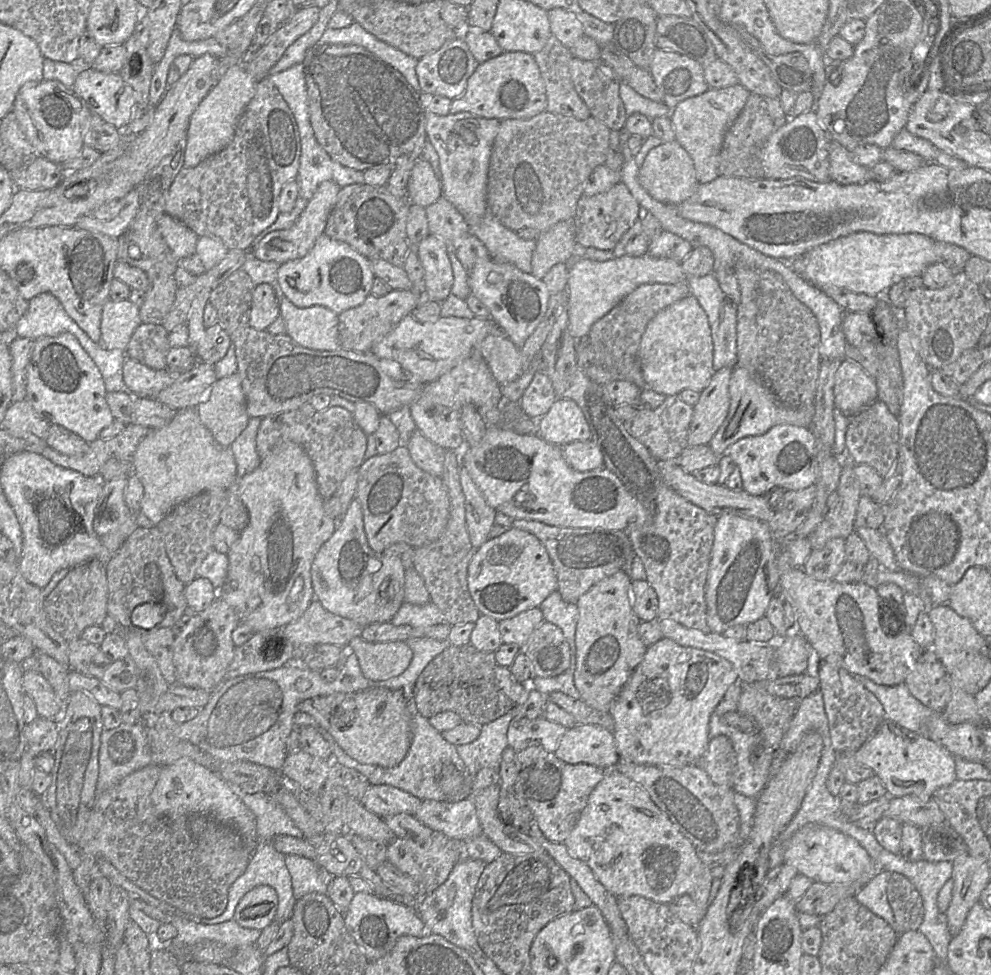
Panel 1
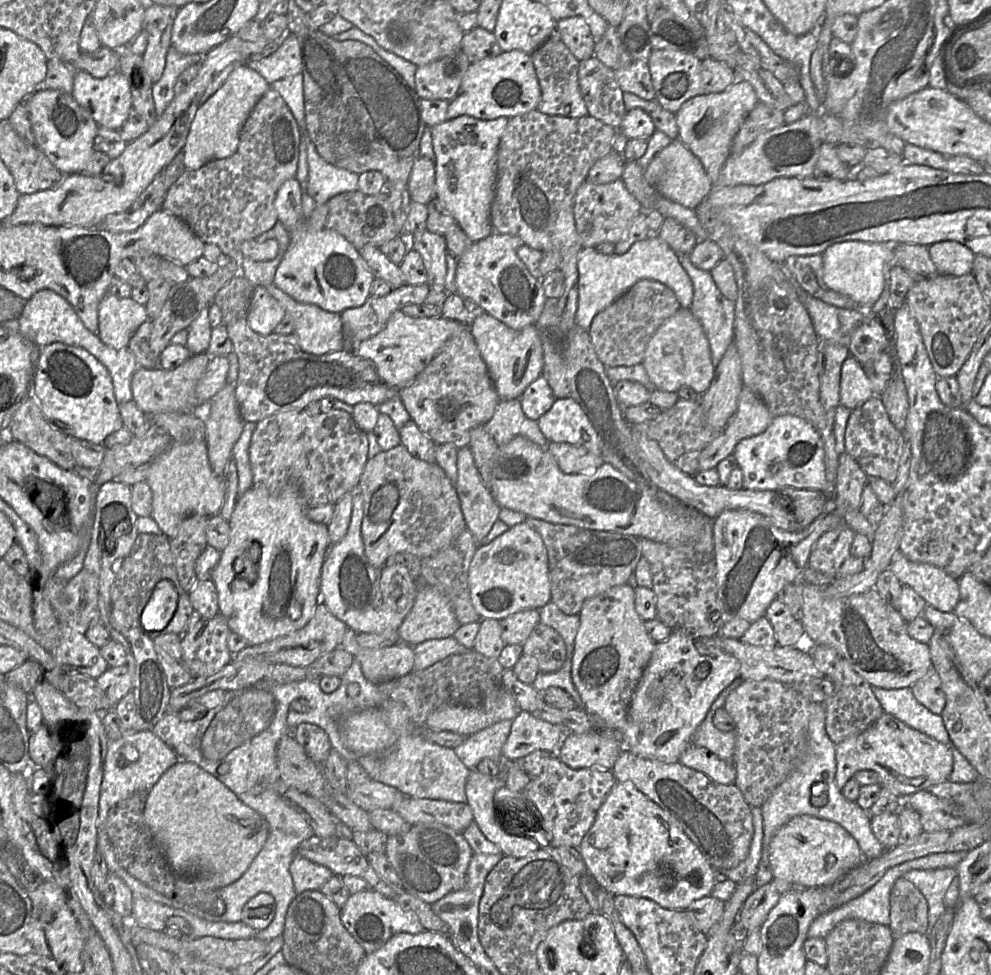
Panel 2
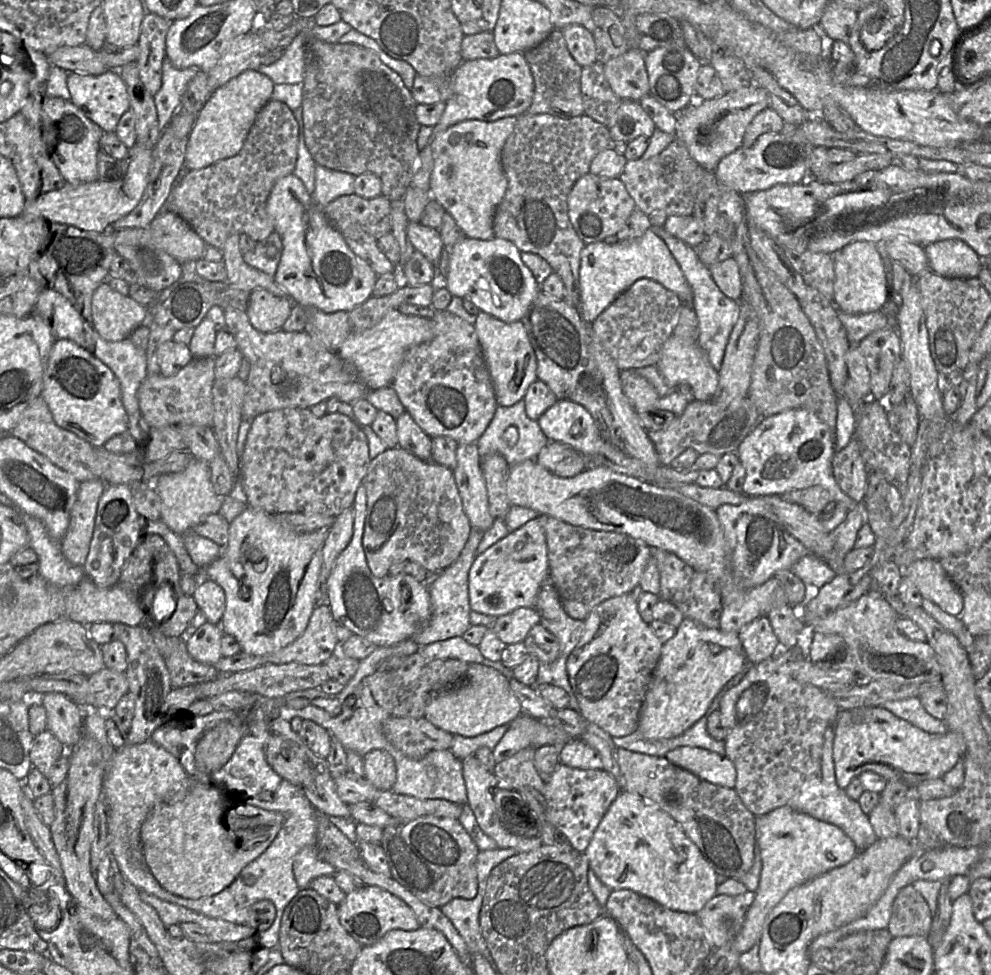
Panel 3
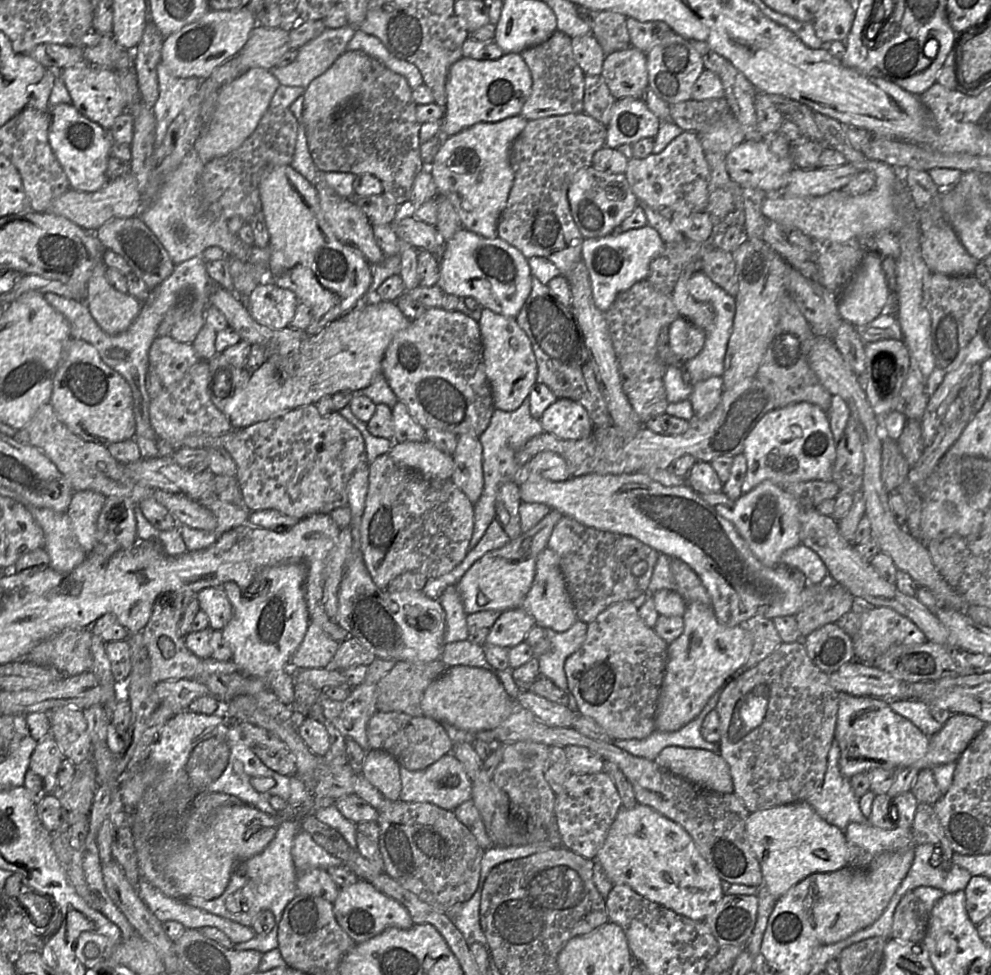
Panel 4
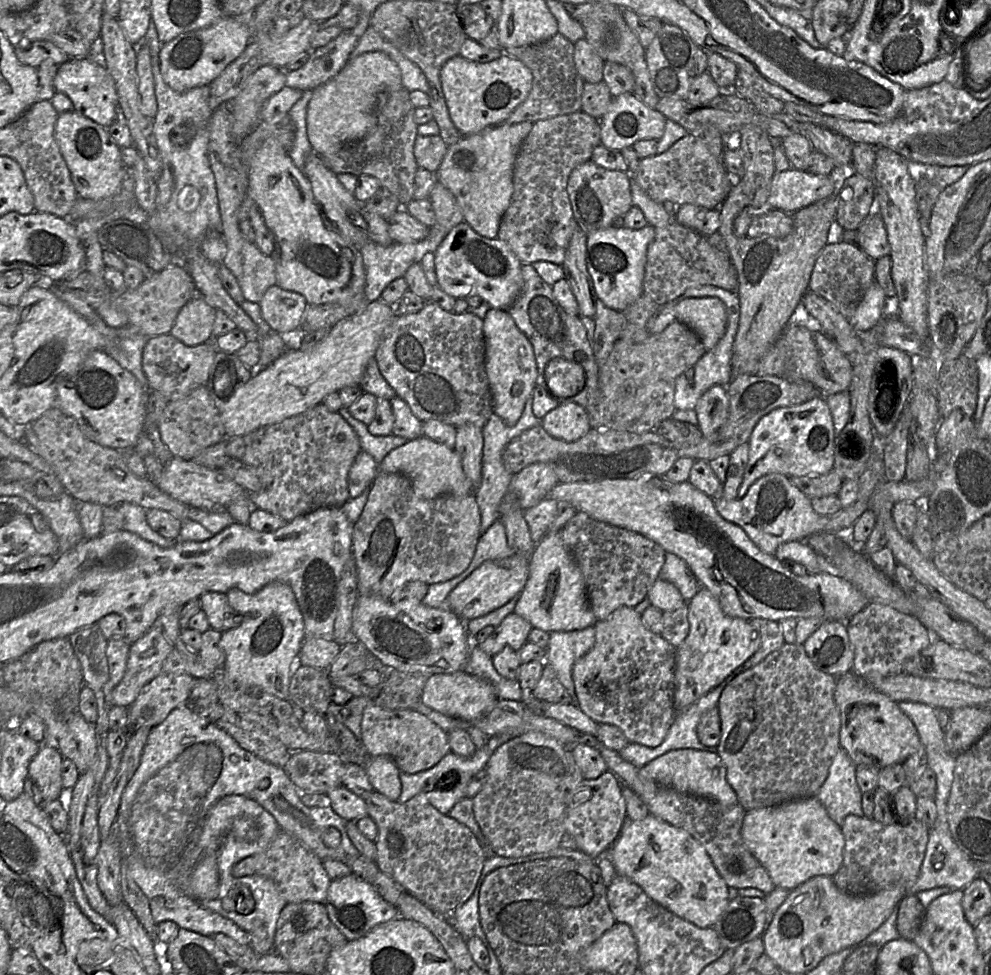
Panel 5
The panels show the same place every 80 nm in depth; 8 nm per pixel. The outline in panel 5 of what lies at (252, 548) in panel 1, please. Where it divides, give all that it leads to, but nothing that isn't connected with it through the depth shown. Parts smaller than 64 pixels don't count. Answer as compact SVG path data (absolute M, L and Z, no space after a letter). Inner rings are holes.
M271 582L255 594L246 594L237 588L230 589L226 594L231 607L242 615L242 622L236 628L222 633L220 643L226 661L221 672L231 681L258 686L279 699L289 700L292 673L305 639L303 615L292 589L285 583Z

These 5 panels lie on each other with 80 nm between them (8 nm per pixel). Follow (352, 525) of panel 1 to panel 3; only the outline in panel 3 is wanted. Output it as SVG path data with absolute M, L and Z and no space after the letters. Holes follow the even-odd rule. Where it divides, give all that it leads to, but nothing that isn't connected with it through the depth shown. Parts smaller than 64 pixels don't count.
M361 484L352 505L353 534L348 546L337 557L324 588L324 601L334 620L354 635L358 635L377 647L391 647L412 637L428 623L432 611L428 587L408 574L375 577L369 569L363 550L362 538L366 516L366 489Z

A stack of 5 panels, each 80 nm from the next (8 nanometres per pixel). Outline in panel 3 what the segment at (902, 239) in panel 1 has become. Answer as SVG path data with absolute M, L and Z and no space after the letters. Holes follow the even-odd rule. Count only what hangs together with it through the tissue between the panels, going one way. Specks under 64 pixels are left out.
M852 242L830 255L834 262L834 303L838 311L848 314L879 311L886 301L886 266L874 244Z

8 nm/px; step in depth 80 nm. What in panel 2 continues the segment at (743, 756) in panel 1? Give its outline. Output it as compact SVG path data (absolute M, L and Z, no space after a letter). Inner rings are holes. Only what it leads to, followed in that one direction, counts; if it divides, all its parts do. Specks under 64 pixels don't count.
M737 677L727 686L711 705L705 719L691 737L691 744L704 747L717 755L720 759L731 761L735 747L735 731L721 731L713 724L713 716L719 708L723 708L729 694L741 685L743 679Z

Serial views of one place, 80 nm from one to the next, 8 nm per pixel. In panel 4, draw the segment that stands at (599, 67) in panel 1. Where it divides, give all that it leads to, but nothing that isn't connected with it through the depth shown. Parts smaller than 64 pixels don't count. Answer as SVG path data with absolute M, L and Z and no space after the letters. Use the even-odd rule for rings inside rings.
M585 75L584 113L607 126L616 101L601 75Z

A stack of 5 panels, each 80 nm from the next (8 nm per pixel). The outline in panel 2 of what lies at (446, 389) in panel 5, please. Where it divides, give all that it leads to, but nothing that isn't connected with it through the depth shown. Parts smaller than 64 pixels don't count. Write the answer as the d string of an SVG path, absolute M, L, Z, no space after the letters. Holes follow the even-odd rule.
M470 327L454 334L413 382L399 390L411 419L436 444L469 446L471 431L493 416L500 397Z

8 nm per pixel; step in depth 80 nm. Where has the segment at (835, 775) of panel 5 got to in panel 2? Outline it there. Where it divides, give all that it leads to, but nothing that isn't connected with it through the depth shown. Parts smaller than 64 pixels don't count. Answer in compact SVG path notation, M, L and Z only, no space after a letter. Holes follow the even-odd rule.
M811 702L808 739L803 761L761 807L765 831L764 848L769 848L770 837L793 817L809 815L833 821L842 826L857 841L866 860L879 857L886 849L872 831L869 814L856 801L847 799L835 783L836 745L827 734L825 720L824 704Z

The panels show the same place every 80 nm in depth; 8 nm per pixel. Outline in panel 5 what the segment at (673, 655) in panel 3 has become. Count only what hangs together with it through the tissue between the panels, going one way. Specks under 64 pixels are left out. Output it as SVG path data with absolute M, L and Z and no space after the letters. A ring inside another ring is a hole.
M700 588L687 604L690 630L685 640L676 647L674 707L677 712L685 711L702 696L719 686L758 650L761 643L759 632L749 620L725 615L718 600L706 588Z

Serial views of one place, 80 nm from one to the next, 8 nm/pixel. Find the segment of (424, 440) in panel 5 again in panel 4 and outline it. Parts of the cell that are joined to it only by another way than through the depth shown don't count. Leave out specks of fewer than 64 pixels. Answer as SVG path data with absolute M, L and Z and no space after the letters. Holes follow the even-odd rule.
M396 442L389 451L390 458L397 464L413 469L426 478L451 479L454 460L432 442Z

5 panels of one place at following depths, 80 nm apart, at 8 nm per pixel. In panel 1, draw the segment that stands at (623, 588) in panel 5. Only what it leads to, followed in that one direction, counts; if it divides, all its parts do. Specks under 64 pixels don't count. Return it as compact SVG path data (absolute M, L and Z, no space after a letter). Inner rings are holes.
M514 519L512 527L534 534L547 549L556 577L557 590L564 601L576 604L581 595L602 579L625 568L628 557L633 553L628 533L621 530L561 527L545 524L531 519Z

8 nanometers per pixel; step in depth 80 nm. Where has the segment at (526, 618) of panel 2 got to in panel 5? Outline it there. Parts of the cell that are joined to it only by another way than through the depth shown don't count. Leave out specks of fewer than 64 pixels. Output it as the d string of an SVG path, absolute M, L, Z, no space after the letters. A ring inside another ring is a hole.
M512 612L495 627L494 632L487 639L474 645L478 645L490 656L499 653L505 646L518 651L528 641L532 628L529 621Z

